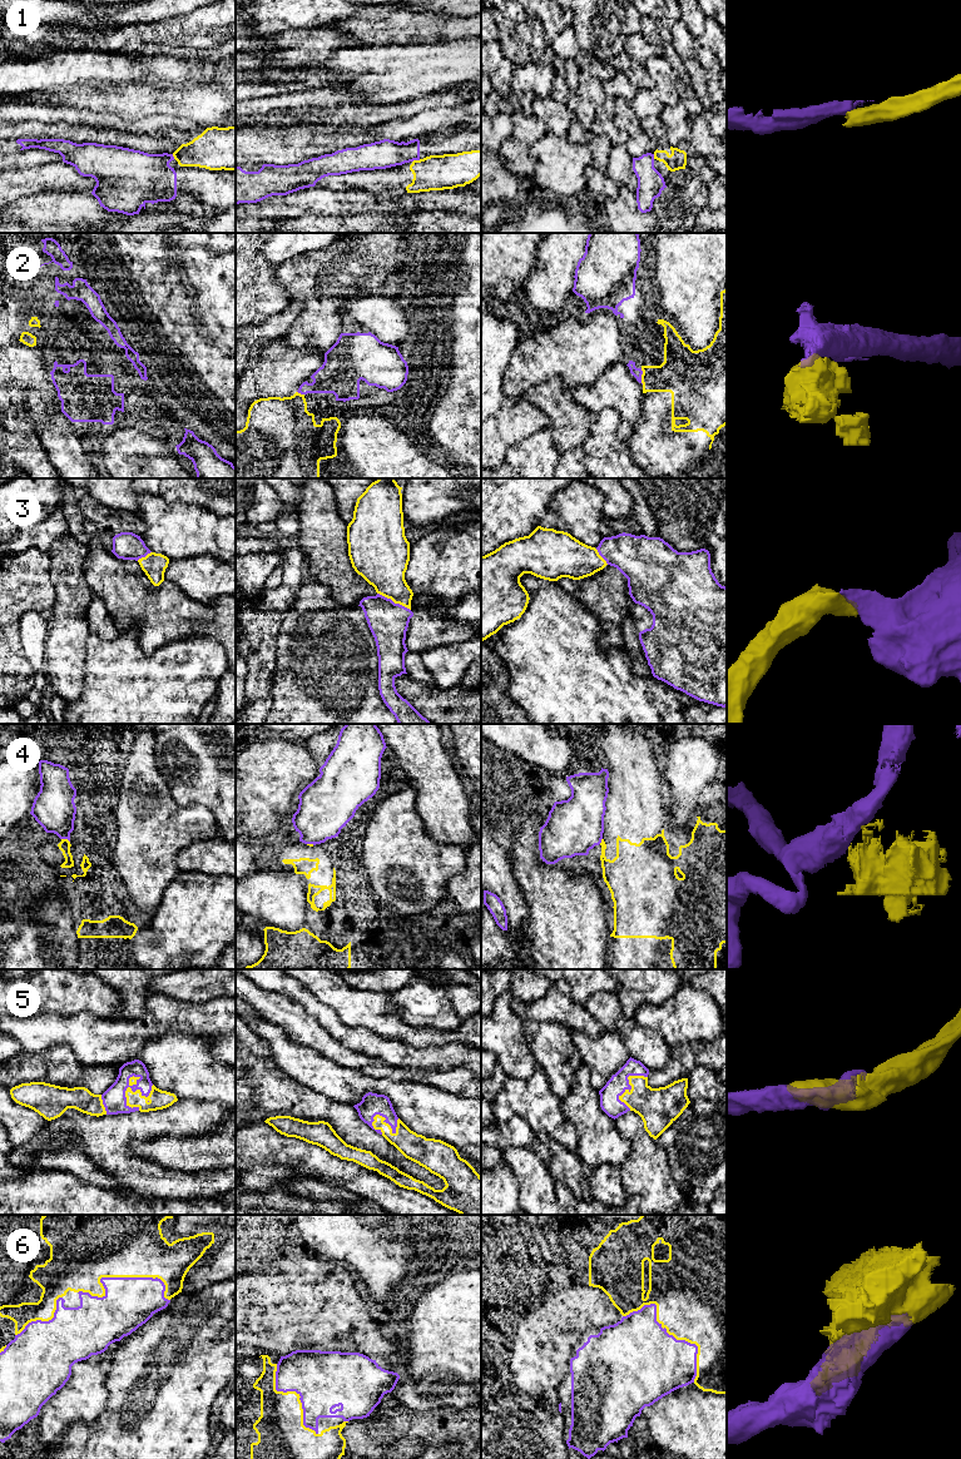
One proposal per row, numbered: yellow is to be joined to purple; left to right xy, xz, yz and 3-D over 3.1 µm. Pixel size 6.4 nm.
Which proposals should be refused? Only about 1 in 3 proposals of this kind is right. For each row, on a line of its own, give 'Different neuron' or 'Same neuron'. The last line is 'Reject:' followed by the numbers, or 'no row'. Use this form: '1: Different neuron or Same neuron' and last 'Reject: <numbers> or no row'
1: Different neuron
2: Different neuron
3: Same neuron
4: Different neuron
5: Same neuron
6: Same neuron
Reject: 1, 2, 4

